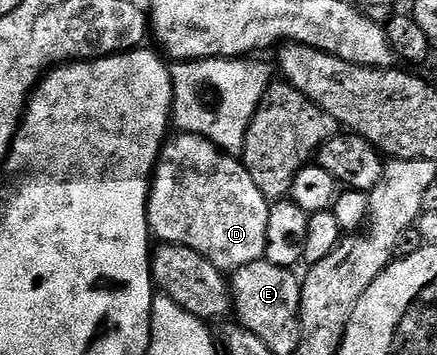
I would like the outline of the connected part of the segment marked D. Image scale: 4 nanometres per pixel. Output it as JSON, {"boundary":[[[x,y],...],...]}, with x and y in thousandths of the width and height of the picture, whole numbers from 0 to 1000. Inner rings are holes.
{"boundary":[[[405,375],[380,389],[378,411],[368,417],[368,445],[350,473],[336,577],[341,648],[357,670],[359,662],[368,670],[362,676],[371,687],[396,685],[446,701],[446,713],[474,724],[474,735],[490,741],[506,763],[538,766],[556,746],[574,746],[606,724],[618,580],[618,563],[593,544],[593,521],[574,510],[574,487],[565,487],[545,439],[503,425],[483,397],[453,380]]]}

